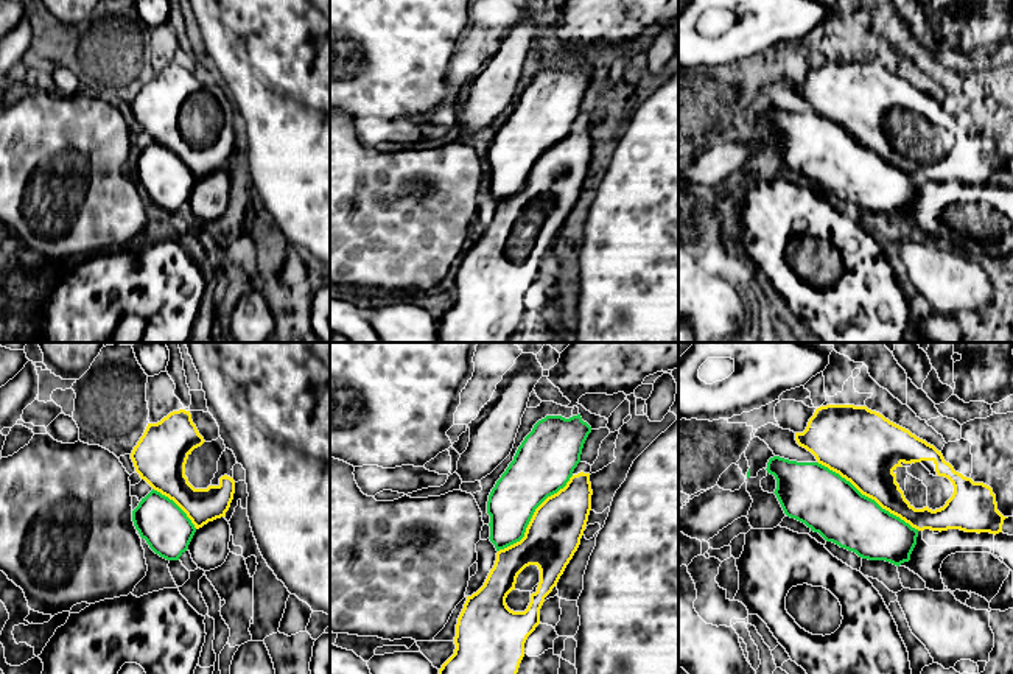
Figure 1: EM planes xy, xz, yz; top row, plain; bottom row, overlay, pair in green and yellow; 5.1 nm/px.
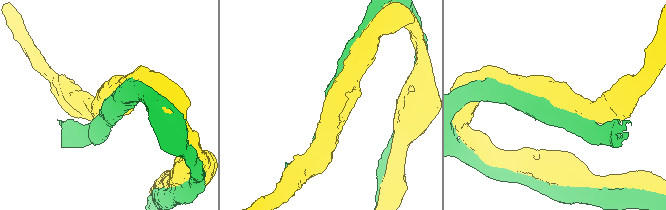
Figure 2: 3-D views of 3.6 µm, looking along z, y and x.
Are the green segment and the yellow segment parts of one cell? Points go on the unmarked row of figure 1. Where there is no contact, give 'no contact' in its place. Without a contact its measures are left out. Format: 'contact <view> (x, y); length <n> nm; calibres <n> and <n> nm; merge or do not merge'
contact yz (867, 148); length 650 nm; calibres 320 and 360 nm; do not merge

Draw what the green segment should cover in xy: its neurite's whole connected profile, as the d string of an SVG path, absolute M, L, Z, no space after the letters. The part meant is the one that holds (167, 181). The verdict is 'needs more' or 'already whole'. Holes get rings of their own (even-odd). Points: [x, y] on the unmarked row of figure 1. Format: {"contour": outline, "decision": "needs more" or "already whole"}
{"contour": "M154 140L132 162L132 173L149 199L166 212L179 212L196 184L187 165Z", "decision": "already whole"}

